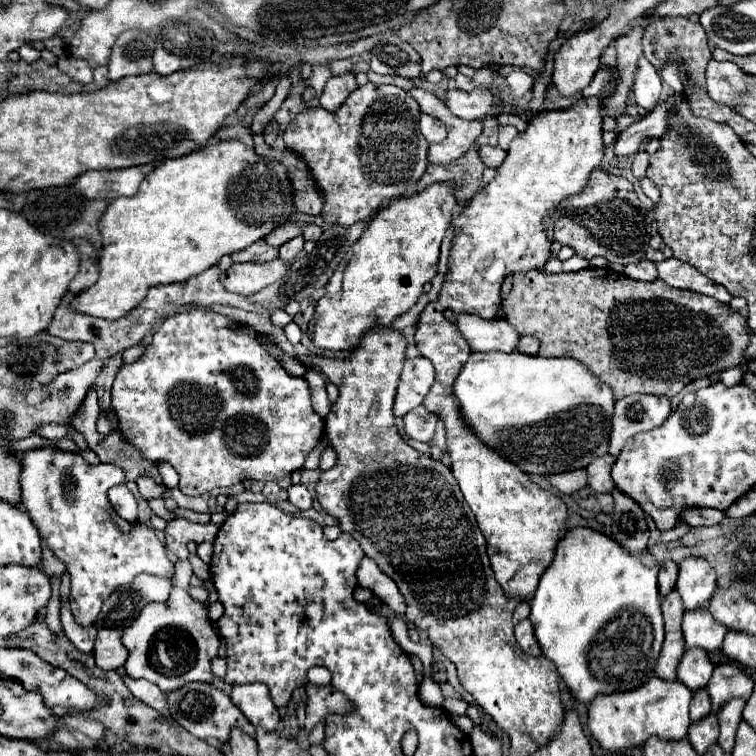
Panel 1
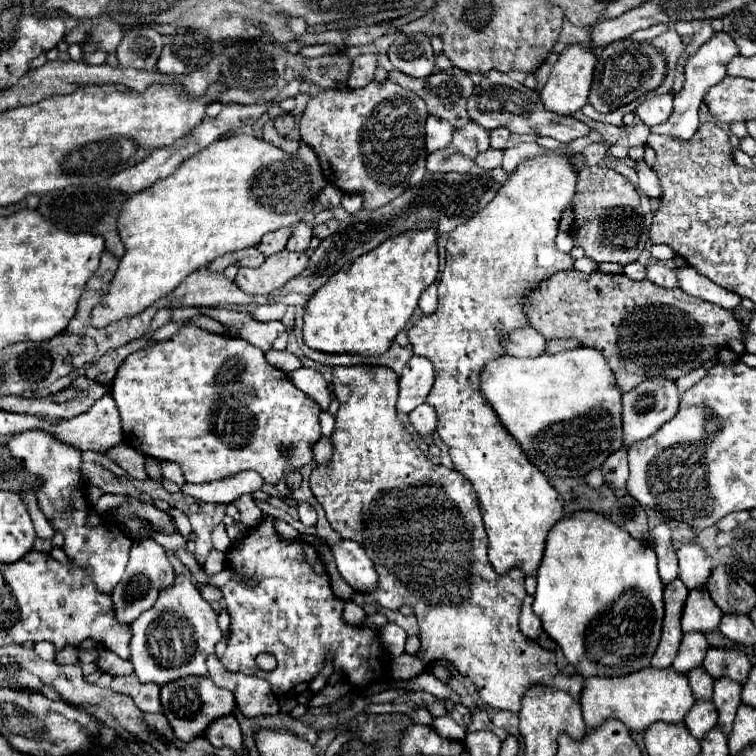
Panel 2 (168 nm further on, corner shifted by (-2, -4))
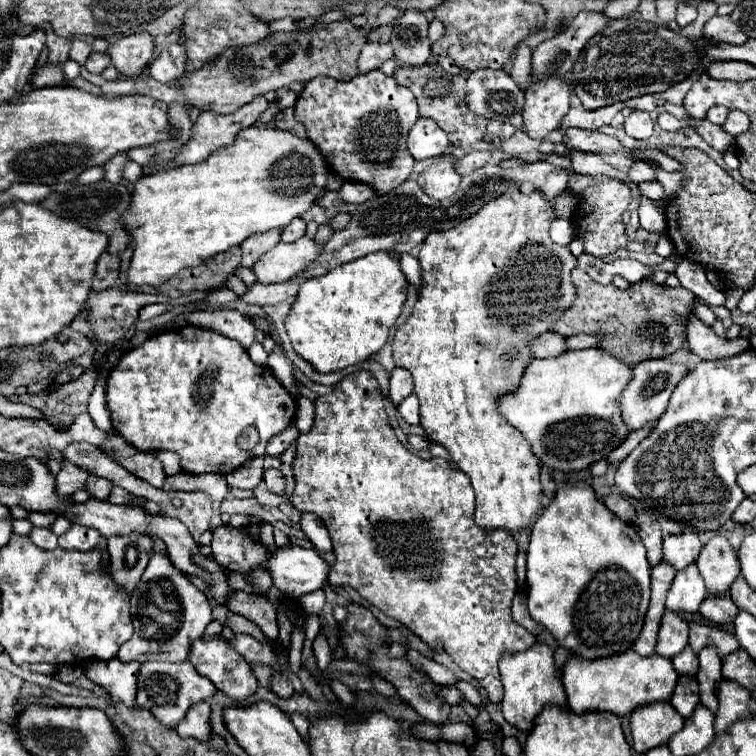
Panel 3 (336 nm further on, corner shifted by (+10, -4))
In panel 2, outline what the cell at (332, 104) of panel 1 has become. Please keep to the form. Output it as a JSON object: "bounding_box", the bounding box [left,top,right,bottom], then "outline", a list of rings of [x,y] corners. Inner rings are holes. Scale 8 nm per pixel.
{"bounding_box":[346,54,376,90],"outline":[[[374,54],[354,58],[346,88],[356,90],[356,88],[362,88],[362,86],[370,84],[374,80],[374,72],[376,72],[376,56]]]}

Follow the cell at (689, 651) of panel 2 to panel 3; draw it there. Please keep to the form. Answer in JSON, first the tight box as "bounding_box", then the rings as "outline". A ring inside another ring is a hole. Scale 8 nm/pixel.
{"bounding_box":[656,608,688,658],"outline":[[[666,608],[660,622],[656,654],[672,658],[678,652],[682,652],[686,644],[688,644],[688,624],[676,612]]]}

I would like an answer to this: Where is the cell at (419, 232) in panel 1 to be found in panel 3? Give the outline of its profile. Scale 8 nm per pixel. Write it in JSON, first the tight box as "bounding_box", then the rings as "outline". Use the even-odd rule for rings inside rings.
{"bounding_box":[286,254,406,374],"outline":[[[368,254],[328,274],[304,280],[286,318],[292,348],[316,372],[328,374],[360,364],[388,340],[388,332],[406,302],[406,278],[392,254]]]}

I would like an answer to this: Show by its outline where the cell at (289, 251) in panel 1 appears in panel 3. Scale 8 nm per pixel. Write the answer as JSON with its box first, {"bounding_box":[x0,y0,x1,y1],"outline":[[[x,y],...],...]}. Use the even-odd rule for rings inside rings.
{"bounding_box":[282,218,306,242],"outline":[[[294,218],[284,230],[282,230],[282,242],[296,242],[306,234],[306,222],[302,218]]]}

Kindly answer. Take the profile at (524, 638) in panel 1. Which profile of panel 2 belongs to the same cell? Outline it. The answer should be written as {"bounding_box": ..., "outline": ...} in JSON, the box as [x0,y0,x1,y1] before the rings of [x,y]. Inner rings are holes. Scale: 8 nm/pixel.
{"bounding_box":[520,596,556,650],"outline":[[[532,596],[524,598],[522,614],[520,614],[520,632],[526,638],[538,642],[544,650],[556,650],[556,644],[552,644],[552,640],[544,634],[544,630],[540,626],[540,618],[536,618],[536,614],[532,612]]]}

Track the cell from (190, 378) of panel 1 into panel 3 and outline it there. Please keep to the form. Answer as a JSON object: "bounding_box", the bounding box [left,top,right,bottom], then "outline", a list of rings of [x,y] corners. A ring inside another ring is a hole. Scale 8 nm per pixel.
{"bounding_box":[106,324,296,474],"outline":[[[192,324],[178,330],[174,328],[160,332],[148,338],[144,344],[124,352],[108,376],[106,392],[114,430],[128,438],[136,450],[176,452],[184,472],[188,474],[228,474],[242,466],[248,458],[264,456],[268,438],[282,432],[294,420],[296,412],[296,400],[292,394],[288,394],[280,382],[276,382],[268,366],[256,366],[240,342]],[[246,426],[254,426],[260,432],[260,442],[252,450],[242,450],[236,442]]]}

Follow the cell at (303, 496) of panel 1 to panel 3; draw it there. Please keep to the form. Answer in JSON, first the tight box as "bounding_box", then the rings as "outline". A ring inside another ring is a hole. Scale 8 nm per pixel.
{"bounding_box":[300,514,332,552],"outline":[[[304,514],[300,526],[318,552],[330,552],[332,550],[330,534],[328,534],[324,522],[320,518],[316,518],[316,514]]]}

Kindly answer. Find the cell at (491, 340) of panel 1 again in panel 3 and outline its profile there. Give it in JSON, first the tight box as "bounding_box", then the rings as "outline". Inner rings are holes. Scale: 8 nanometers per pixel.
{"bounding_box":[532,332,566,358],"outline":[[[548,332],[542,334],[536,342],[532,342],[532,352],[536,354],[536,358],[552,358],[552,356],[560,356],[564,354],[566,348],[566,338],[556,334],[556,332]]]}

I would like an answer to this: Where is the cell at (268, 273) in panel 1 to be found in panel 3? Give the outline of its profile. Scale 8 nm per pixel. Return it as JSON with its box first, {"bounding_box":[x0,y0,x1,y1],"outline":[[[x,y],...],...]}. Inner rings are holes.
{"bounding_box":[252,236,322,284],"outline":[[[302,236],[298,242],[284,244],[280,242],[276,248],[272,248],[256,266],[252,268],[258,276],[258,282],[262,284],[278,284],[288,282],[302,270],[306,270],[308,264],[312,264],[322,252],[322,244],[314,238]]]}

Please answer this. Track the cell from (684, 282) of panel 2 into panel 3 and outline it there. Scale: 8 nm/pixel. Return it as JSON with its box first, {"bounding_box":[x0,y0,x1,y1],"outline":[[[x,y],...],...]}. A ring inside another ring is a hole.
{"bounding_box":[676,260,724,306],"outline":[[[682,260],[680,266],[676,268],[676,276],[680,280],[680,284],[690,290],[698,300],[702,300],[704,304],[710,304],[710,306],[720,306],[724,304],[724,292],[716,290],[700,264],[692,262],[692,260]]]}

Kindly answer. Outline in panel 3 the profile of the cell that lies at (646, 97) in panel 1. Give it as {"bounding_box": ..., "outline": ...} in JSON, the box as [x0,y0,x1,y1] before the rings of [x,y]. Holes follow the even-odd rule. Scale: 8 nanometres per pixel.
{"bounding_box":[624,110,652,140],"outline":[[[636,110],[634,114],[630,114],[624,122],[624,130],[628,136],[636,138],[636,140],[646,140],[652,136],[652,120],[650,120],[650,114],[648,112],[642,112],[642,110]]]}

